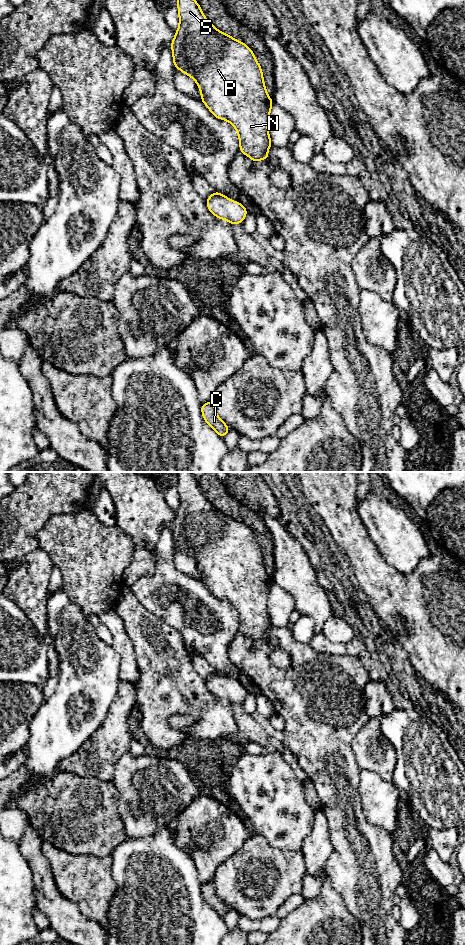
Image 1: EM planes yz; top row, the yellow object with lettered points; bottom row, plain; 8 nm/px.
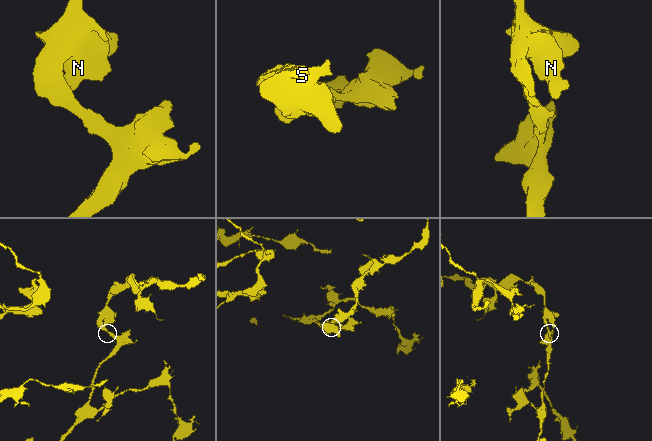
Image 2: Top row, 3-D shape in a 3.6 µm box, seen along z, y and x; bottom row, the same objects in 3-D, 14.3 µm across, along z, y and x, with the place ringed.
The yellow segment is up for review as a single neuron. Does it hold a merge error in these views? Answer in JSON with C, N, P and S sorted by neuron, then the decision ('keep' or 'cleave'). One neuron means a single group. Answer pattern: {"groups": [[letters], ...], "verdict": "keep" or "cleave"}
{"groups": [["C", "N", "P", "S"]], "verdict": "keep"}

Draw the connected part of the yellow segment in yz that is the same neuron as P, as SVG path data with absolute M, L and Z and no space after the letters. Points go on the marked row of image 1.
M178 0L177 7L179 28L170 43L175 68L196 81L201 91L201 101L216 118L229 121L234 126L239 136L241 153L250 157L254 163L261 159L269 160L267 152L272 142L267 124L274 102L266 92L263 72L253 51L243 42L237 41L232 36L216 29L203 15L201 7L195 0Z

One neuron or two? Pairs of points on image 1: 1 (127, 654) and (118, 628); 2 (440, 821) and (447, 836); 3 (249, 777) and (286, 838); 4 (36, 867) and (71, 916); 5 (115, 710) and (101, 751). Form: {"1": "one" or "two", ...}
{"1": "one", "2": "two", "3": "one", "4": "one", "5": "one"}

